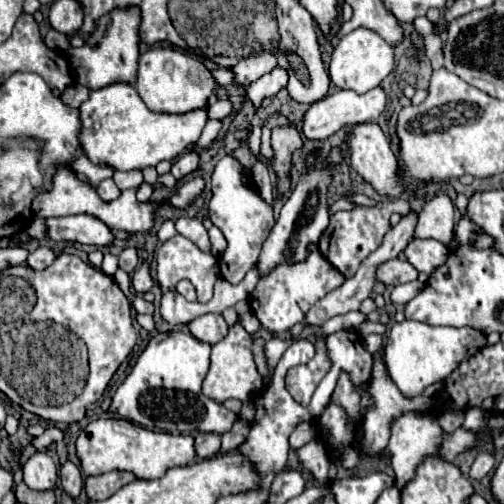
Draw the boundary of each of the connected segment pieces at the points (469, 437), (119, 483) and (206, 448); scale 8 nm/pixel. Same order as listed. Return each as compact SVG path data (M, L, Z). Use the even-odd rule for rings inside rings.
M458 428L452 436L444 432L444 442L442 442L442 458L444 460L454 460L460 452L464 452L466 448L472 448L476 442L476 434L474 432L466 432L462 428Z
M108 472L108 474L100 474L100 476L88 476L86 494L90 500L104 500L134 480L136 480L136 476L132 472Z
M198 432L196 436L196 454L200 458L212 458L220 452L220 434L208 434L208 432Z

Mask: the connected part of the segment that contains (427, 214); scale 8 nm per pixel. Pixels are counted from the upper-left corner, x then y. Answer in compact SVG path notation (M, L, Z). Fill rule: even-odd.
M436 194L428 200L420 214L414 230L414 238L434 238L448 244L452 240L454 228L454 206L448 194Z

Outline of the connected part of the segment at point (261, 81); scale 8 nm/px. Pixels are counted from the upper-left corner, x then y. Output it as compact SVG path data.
M276 66L272 72L264 74L256 82L252 82L246 94L254 102L254 108L258 108L264 98L278 94L282 88L286 88L286 84L288 84L288 72L280 66Z

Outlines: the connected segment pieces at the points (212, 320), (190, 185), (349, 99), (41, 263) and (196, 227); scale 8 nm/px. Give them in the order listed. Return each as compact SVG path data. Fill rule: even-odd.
M204 314L196 320L192 320L188 324L188 330L192 332L192 336L196 336L198 340L208 342L208 344L216 344L228 334L228 326L226 326L222 314Z
M194 178L190 182L186 182L182 188L178 188L178 192L170 198L170 204L176 208L186 208L204 188L204 180L202 178Z
M374 88L366 94L356 94L352 90L338 90L324 100L312 104L302 116L302 134L310 140L324 140L336 134L340 128L350 128L362 122L374 122L386 108L386 94L382 88Z
M38 248L38 250L34 250L30 256L28 256L28 266L32 268L32 270L44 270L46 266L50 266L52 262L54 262L54 252L50 250L50 248Z
M188 216L178 218L176 220L176 230L178 230L178 234L192 240L202 252L210 252L208 232L206 232L206 228L202 226L202 222L198 218L188 218Z

